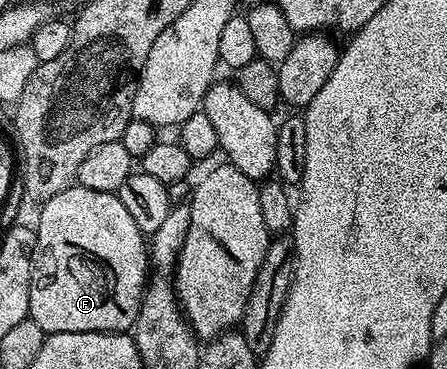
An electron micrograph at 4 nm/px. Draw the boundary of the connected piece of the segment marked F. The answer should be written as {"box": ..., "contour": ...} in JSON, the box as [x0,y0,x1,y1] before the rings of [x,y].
{"box":[29,186,149,334],"contour":[[[72,186],[57,194],[53,198],[42,201],[37,223],[37,252],[43,255],[43,264],[36,263],[31,274],[31,289],[29,290],[29,318],[41,326],[45,334],[52,332],[127,332],[134,329],[138,318],[138,310],[142,305],[143,291],[149,279],[148,245],[145,243],[145,234],[133,222],[129,210],[125,210],[125,202],[114,192],[89,190]]]}

